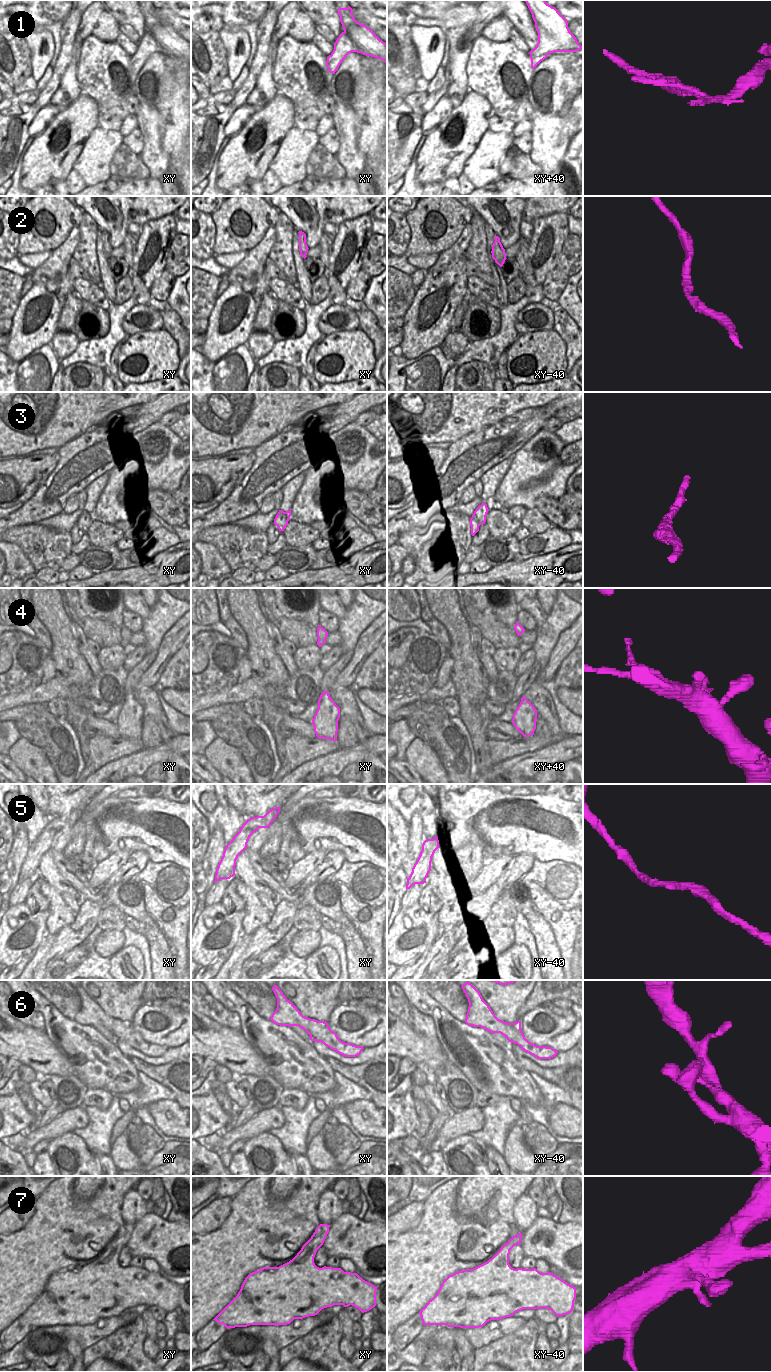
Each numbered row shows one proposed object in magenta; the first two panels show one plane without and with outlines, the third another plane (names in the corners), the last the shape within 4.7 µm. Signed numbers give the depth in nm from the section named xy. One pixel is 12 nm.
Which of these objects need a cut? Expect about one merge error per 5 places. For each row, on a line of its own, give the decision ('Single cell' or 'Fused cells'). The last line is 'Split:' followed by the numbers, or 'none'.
1: Fused cells
2: Single cell
3: Single cell
4: Single cell
5: Single cell
6: Single cell
7: Single cell
Split: 1.

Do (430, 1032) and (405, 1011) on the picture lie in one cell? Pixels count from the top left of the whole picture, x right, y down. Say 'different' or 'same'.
same

